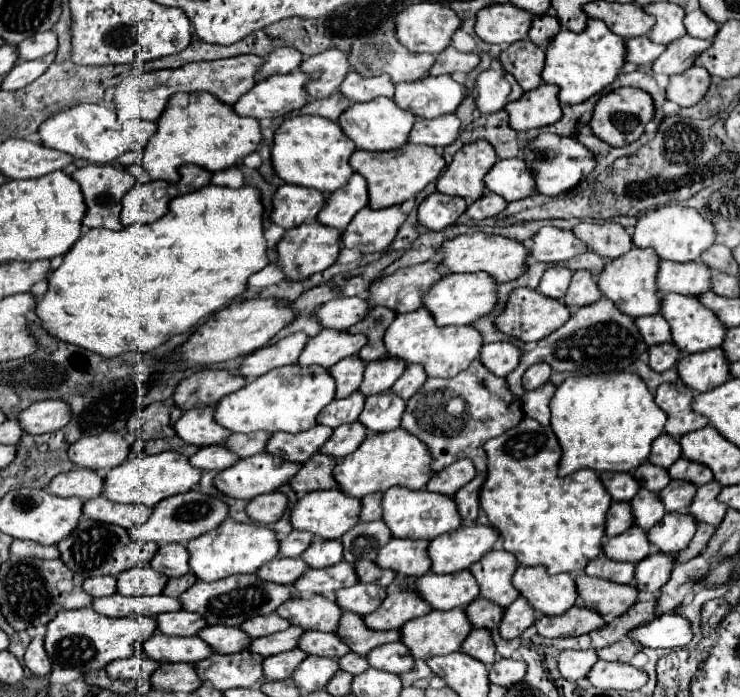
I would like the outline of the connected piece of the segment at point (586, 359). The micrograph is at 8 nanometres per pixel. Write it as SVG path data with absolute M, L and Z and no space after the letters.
M602 297L600 301L578 309L572 319L568 319L568 323L564 323L546 339L538 341L532 351L524 353L518 369L506 375L506 381L510 383L510 391L514 391L514 395L521 398L526 392L522 386L524 371L538 361L548 363L554 371L570 371L578 375L614 373L626 371L646 349L648 345L644 343L634 319L630 315L624 315L608 297Z

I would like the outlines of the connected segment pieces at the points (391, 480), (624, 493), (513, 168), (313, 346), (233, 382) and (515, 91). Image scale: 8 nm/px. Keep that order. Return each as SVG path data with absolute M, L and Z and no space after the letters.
M404 429L370 433L354 453L346 455L340 461L340 465L334 469L334 479L338 481L340 491L358 499L368 493L384 493L394 485L404 485L408 489L424 489L434 475L430 469L432 459L434 457L428 445Z
M602 473L600 479L614 501L630 501L640 489L632 473Z
M498 159L484 177L484 187L506 201L528 197L534 189L534 179L522 159Z
M322 329L316 337L312 337L302 351L298 363L300 365L322 365L332 367L344 357L356 355L368 343L366 335L352 335L348 331Z
M204 369L186 377L174 393L174 403L182 411L206 405L218 405L224 395L230 395L246 385L242 375L232 375L222 369Z
M490 67L476 77L474 93L474 103L478 111L496 113L504 109L506 103L518 99L522 95L522 89L510 73Z

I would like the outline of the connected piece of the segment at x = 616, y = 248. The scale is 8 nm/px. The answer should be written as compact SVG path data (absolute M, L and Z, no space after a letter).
M616 221L604 223L580 223L574 227L574 233L598 255L606 259L616 259L626 255L634 243L632 235Z

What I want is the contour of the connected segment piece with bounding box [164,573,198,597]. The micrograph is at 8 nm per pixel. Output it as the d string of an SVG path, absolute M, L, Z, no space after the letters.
M186 573L186 575L182 575L182 577L176 577L176 579L170 579L170 583L166 585L166 595L170 595L170 597L180 597L186 589L190 589L194 583L196 583L198 579L196 579L196 575L194 573Z

